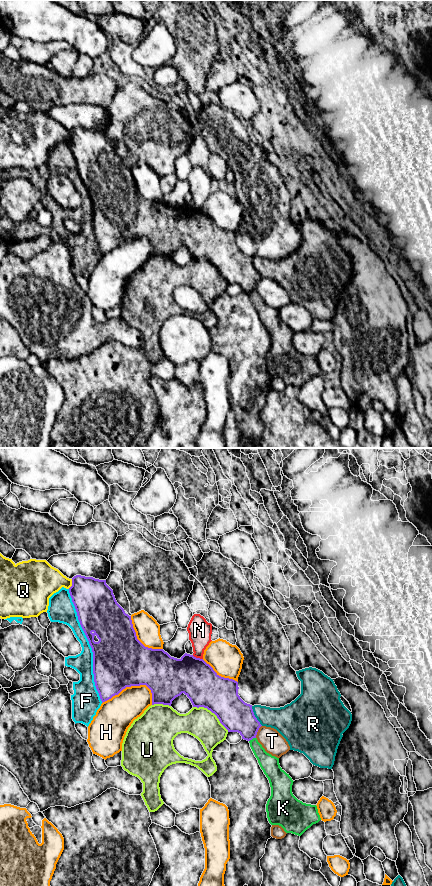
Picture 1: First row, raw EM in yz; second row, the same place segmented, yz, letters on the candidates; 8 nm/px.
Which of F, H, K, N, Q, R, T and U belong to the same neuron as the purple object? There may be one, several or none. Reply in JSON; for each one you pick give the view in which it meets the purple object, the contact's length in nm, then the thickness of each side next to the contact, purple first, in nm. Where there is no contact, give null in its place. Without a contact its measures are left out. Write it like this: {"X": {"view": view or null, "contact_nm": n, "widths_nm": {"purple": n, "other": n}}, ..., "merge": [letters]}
{"merge": []}

